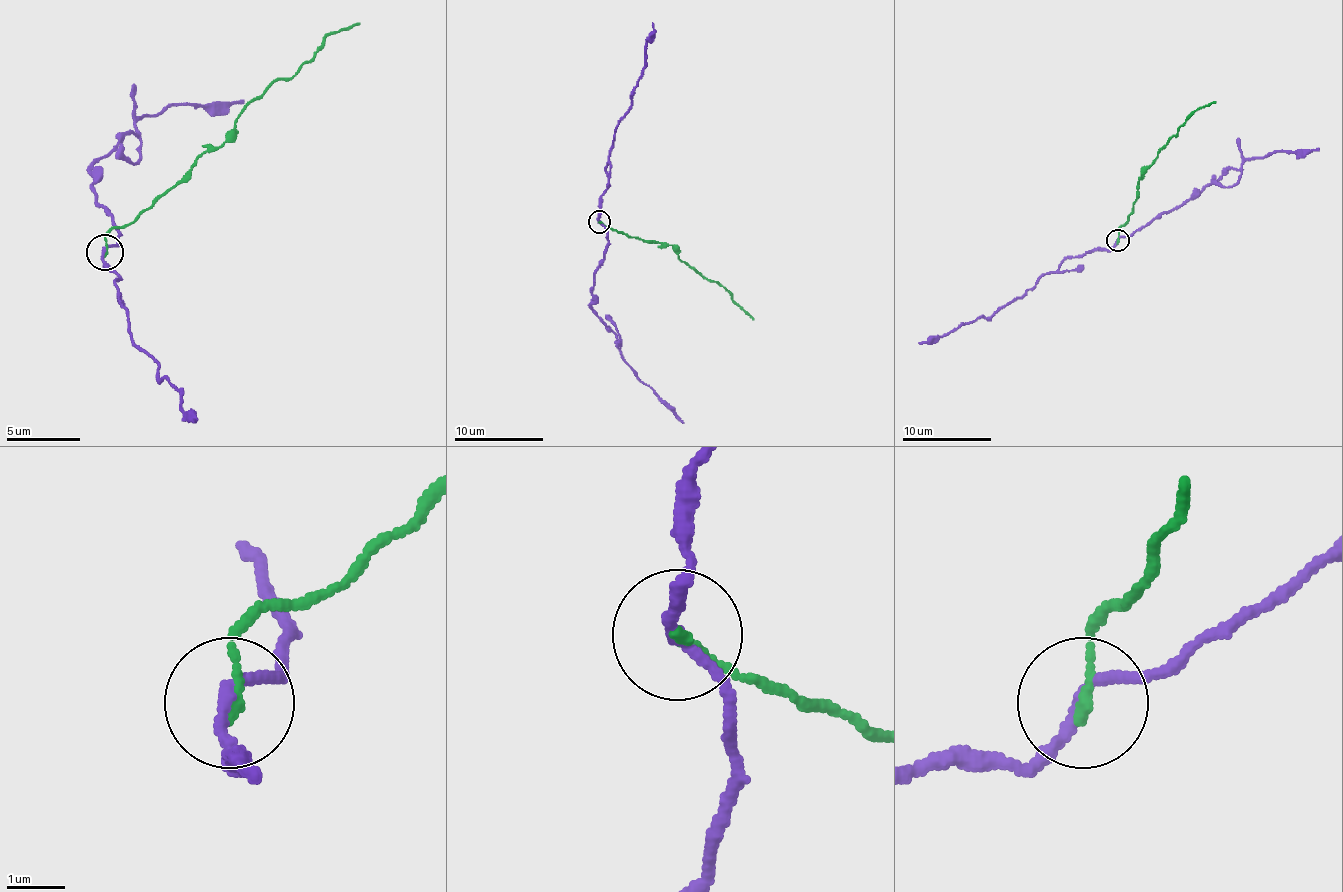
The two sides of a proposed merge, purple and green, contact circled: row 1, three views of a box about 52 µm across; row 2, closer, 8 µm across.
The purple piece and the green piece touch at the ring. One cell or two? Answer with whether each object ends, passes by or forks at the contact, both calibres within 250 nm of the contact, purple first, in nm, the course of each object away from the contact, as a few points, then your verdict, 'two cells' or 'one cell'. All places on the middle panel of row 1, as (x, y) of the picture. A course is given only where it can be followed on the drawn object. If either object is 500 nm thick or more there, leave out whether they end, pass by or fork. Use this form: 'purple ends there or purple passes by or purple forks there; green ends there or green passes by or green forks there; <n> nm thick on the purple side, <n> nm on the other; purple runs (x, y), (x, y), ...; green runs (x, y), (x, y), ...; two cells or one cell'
purple passes by; green ends there; 190 nm thick on the purple side, 200 nm on the other; purple runs (599, 221), (608, 245), (595, 272), (591, 305), (613, 332), (624, 361), (684, 423); green runs (599, 221), (626, 234), (671, 245), (682, 261), (702, 276), (717, 281), (753, 319); two cells

